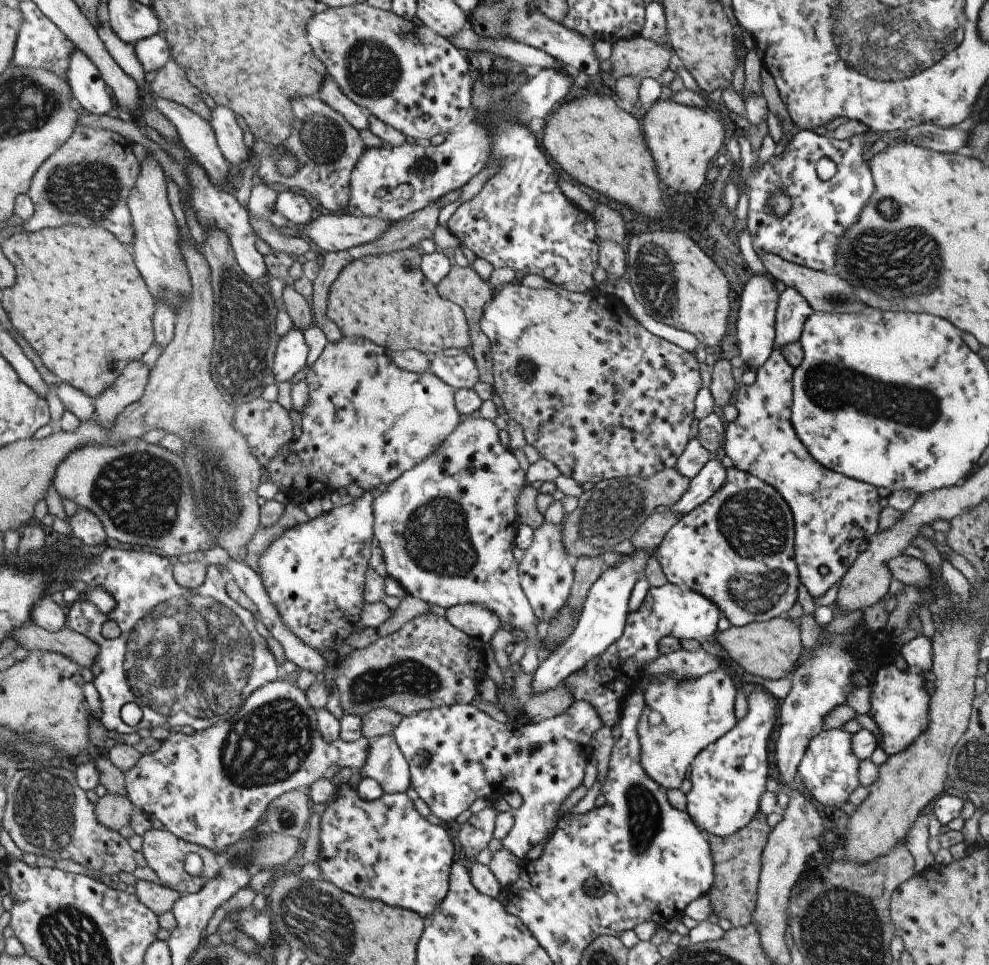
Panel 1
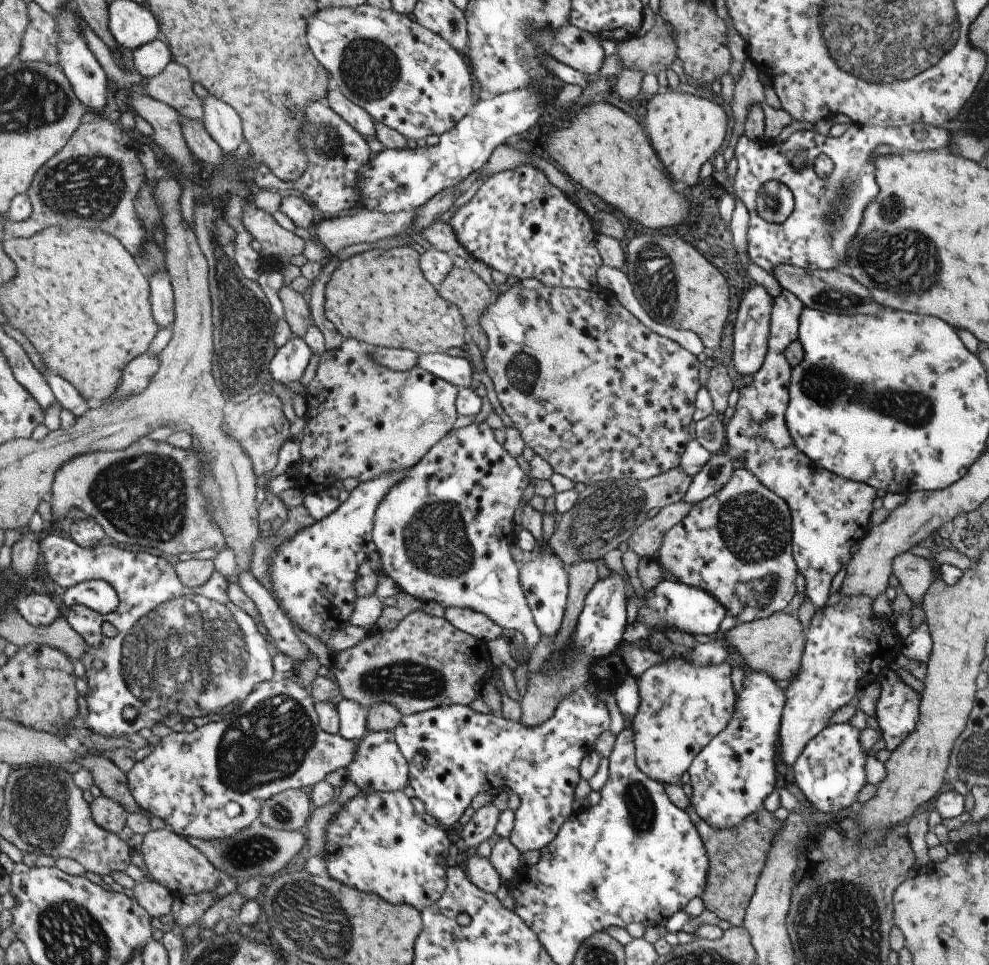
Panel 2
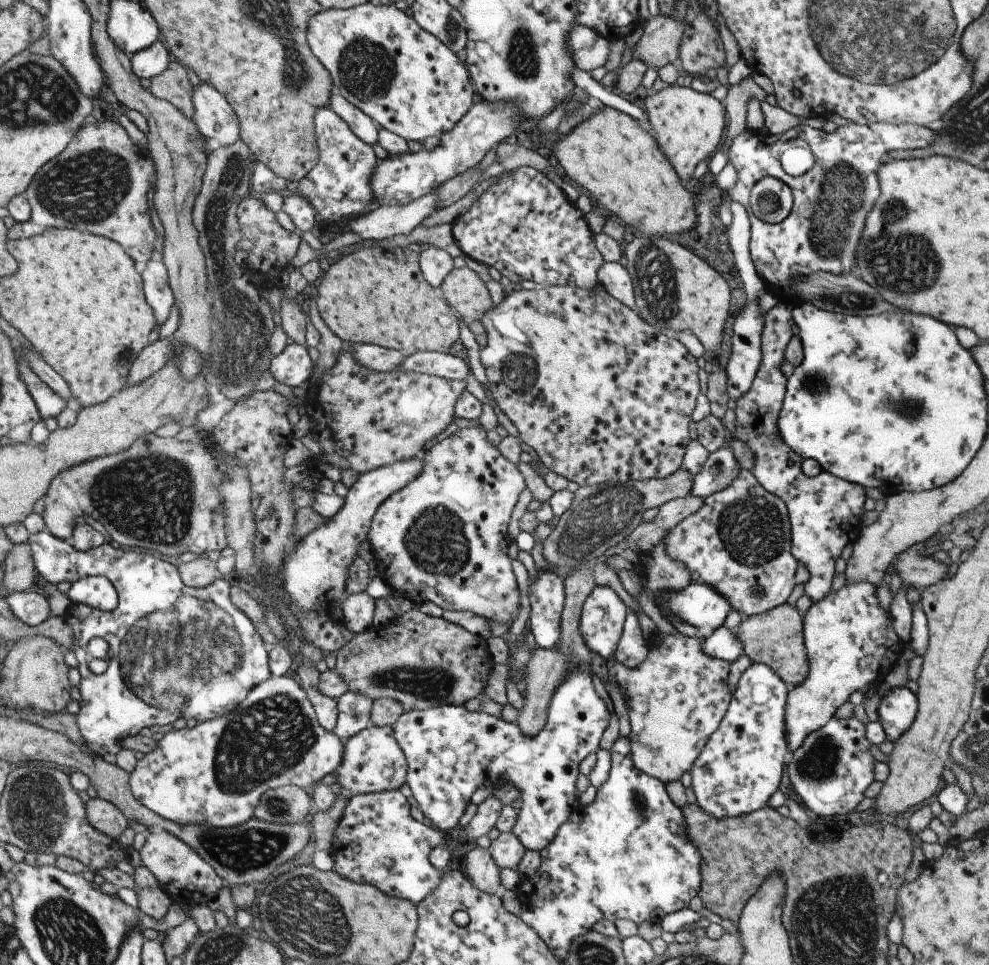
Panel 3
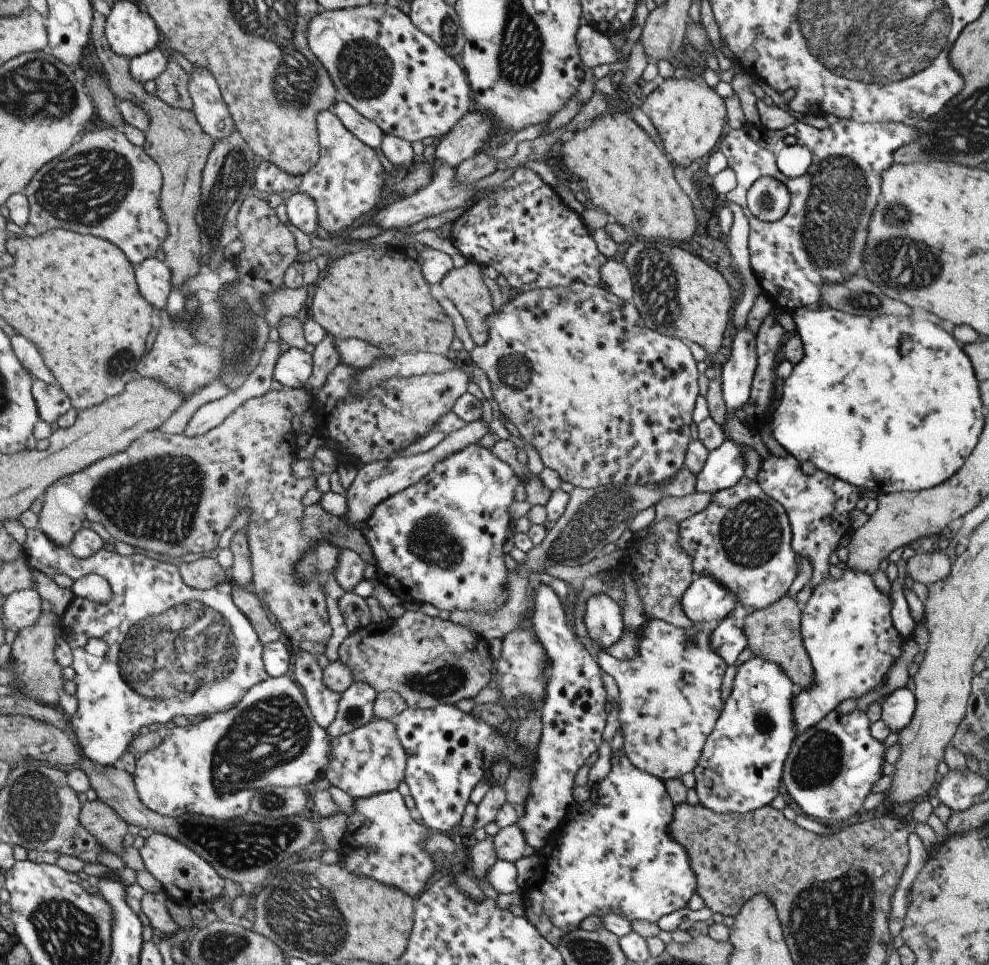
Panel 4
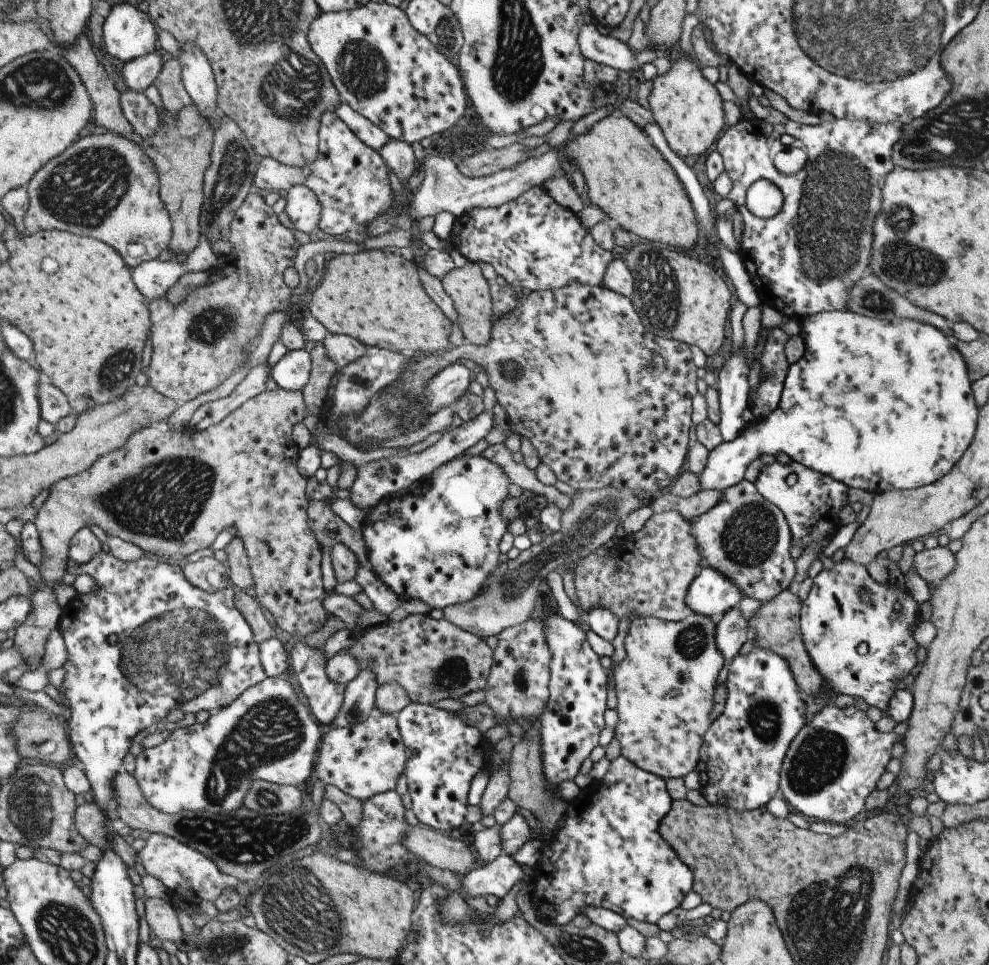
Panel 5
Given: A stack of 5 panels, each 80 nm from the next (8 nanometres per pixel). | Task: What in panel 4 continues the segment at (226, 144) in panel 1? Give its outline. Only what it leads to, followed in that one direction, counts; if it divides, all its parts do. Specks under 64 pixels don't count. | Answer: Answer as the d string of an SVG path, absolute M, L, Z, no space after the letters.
M193 68L194 73L190 76L189 90L194 102L194 113L203 127L203 130L211 136L212 139L228 139L236 130L236 122L232 112L228 107L228 102L222 95L220 84L213 73L208 69Z

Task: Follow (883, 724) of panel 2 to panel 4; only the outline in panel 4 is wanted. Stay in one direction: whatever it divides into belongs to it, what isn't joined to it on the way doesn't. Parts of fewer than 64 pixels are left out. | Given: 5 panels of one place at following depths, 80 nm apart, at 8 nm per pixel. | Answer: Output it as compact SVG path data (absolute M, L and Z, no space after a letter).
M905 687L885 695L880 703L880 719L886 724L890 733L898 733L912 719L915 697Z

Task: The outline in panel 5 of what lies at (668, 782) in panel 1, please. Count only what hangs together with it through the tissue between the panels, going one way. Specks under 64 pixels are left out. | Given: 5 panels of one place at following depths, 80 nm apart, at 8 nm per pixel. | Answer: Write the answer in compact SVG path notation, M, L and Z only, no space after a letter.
M689 611L677 622L637 616L624 638L625 658L614 665L607 658L600 659L605 672L610 668L613 675L617 697L614 732L620 746L620 755L637 768L660 776L663 780L683 777L694 770L703 735L712 723L709 712L713 706L717 674L723 666L723 657L715 646L714 628L710 618Z

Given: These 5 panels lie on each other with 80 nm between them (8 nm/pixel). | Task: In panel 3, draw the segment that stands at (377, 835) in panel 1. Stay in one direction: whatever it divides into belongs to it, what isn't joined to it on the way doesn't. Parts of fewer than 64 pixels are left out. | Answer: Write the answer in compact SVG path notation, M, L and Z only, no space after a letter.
M401 790L358 794L349 801L334 832L333 870L346 879L359 884L375 885L389 896L409 899L419 904L431 896L442 883L444 873L431 864L429 856L435 848L445 848L445 844L443 831L411 816L411 804Z

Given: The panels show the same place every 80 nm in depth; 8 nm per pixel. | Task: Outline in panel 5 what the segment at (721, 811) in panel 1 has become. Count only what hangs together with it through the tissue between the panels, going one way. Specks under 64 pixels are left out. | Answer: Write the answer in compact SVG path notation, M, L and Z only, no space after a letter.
M753 644L753 648L748 654L738 654L736 657L733 657L732 661L730 661L725 687L727 689L727 698L724 703L723 711L705 731L702 738L702 745L698 750L699 758L693 771L695 771L698 776L698 791L702 794L703 798L705 798L707 805L713 805L714 807L729 807L730 809L739 812L755 810L756 808L764 807L771 798L779 794L779 771L783 757L785 756L791 739L797 734L797 732L799 732L799 730L801 730L801 726L807 722L804 717L804 700L802 700L799 695L801 690L799 690L798 686L795 684L788 664L780 656L777 656L768 649L761 649L759 645L755 644Z

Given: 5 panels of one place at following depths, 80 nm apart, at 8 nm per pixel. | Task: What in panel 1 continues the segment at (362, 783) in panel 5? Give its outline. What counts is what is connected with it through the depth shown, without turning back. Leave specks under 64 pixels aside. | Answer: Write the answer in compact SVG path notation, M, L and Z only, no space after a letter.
M394 733L371 742L367 762L359 770L361 778L374 779L384 793L405 793L412 788L410 764Z

